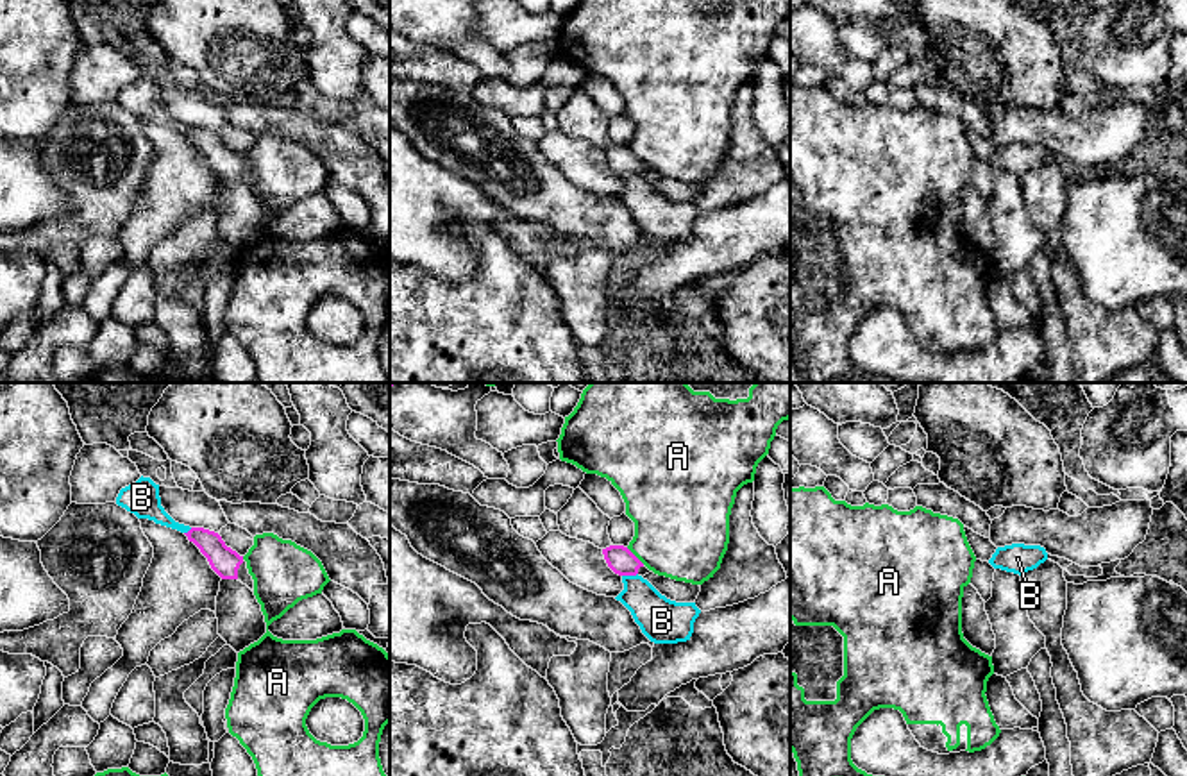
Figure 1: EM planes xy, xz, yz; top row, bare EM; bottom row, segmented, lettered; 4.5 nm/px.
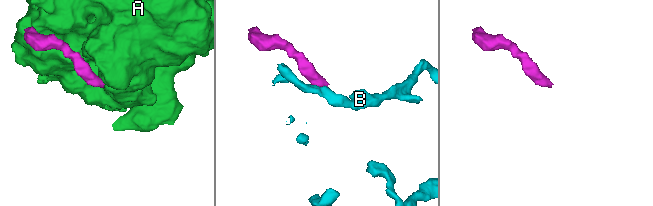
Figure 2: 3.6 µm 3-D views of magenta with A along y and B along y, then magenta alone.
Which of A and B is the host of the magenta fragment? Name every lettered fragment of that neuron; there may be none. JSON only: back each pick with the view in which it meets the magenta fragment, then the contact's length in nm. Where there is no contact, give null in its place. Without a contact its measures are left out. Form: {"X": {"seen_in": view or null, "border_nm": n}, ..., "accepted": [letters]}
{"accepted": []}

